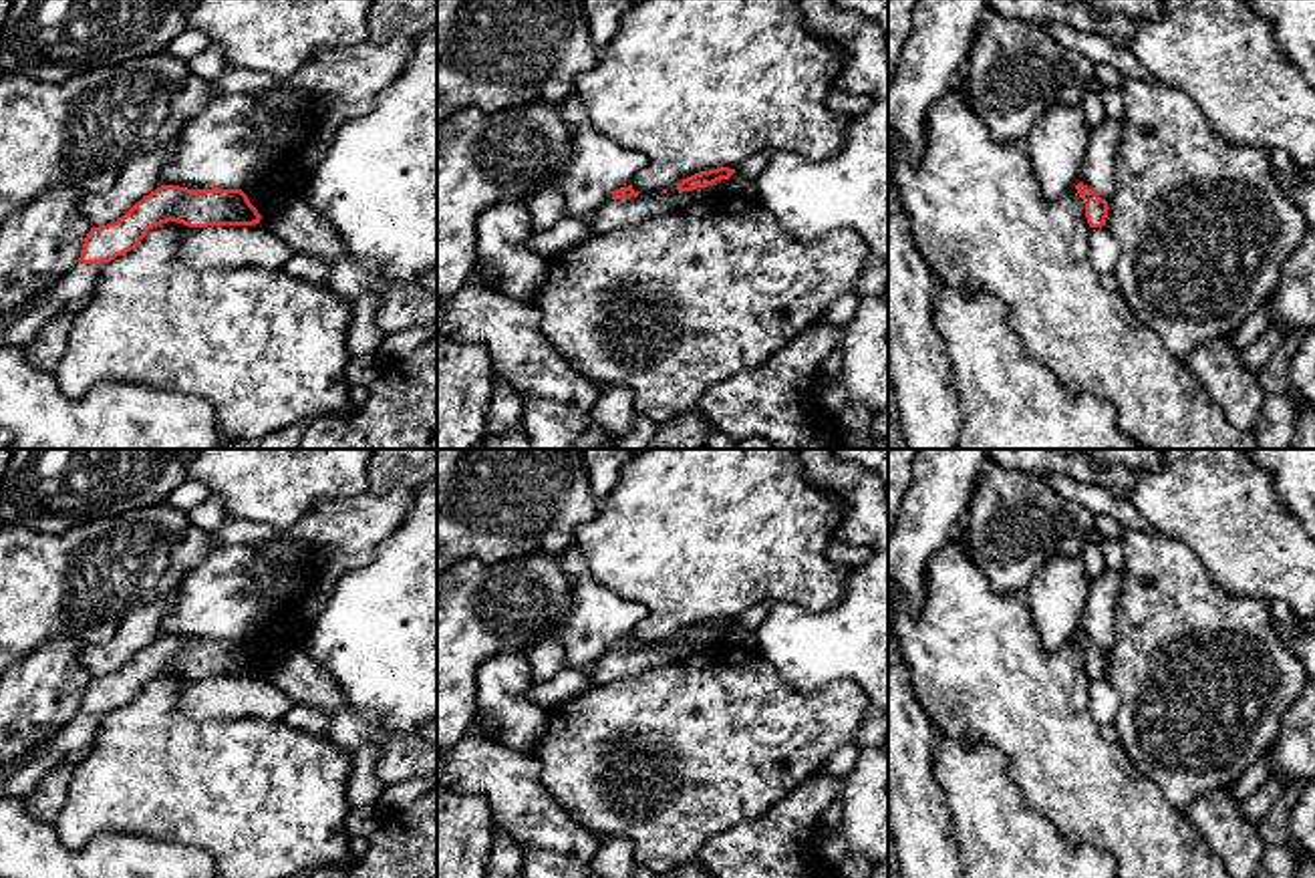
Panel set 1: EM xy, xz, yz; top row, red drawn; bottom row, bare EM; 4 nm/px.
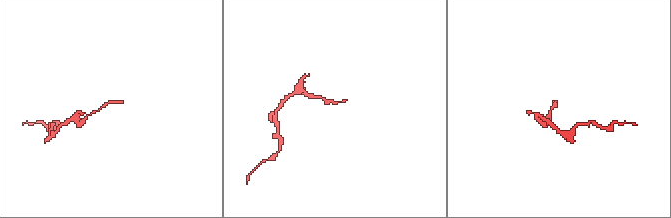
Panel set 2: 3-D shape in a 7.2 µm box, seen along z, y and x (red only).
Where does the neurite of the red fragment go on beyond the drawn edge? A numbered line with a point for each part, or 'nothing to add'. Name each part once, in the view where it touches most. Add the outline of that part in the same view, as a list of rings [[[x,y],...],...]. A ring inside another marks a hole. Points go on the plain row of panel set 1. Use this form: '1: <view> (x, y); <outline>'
nothing to add

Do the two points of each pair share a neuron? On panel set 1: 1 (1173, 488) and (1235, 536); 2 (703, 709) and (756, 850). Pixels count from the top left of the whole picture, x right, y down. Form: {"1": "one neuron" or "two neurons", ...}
{"1": "one neuron", "2": "two neurons"}

